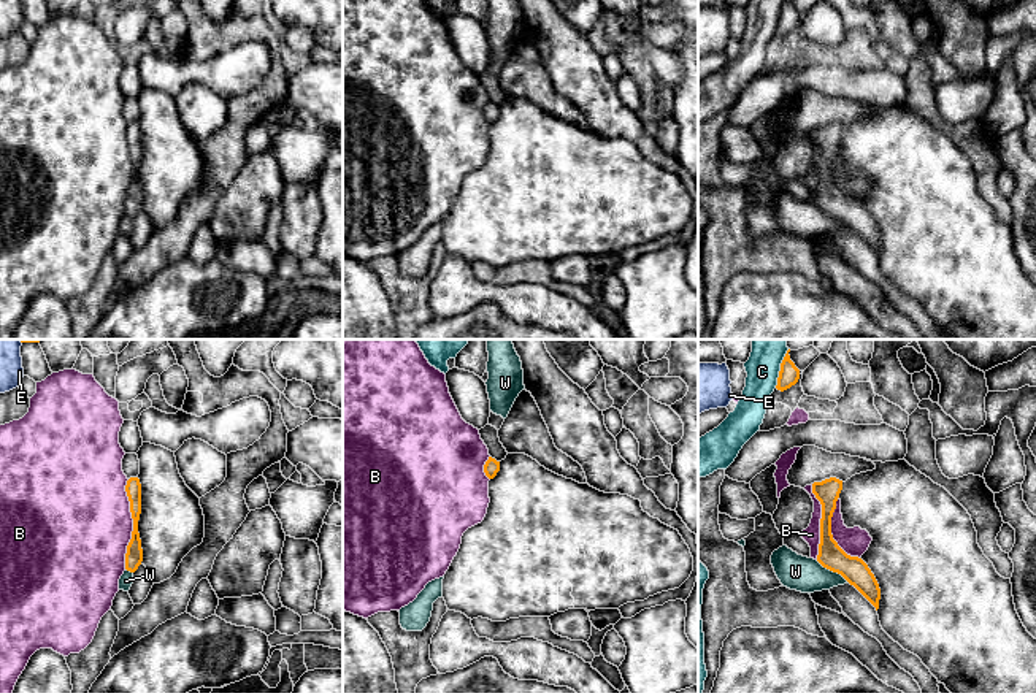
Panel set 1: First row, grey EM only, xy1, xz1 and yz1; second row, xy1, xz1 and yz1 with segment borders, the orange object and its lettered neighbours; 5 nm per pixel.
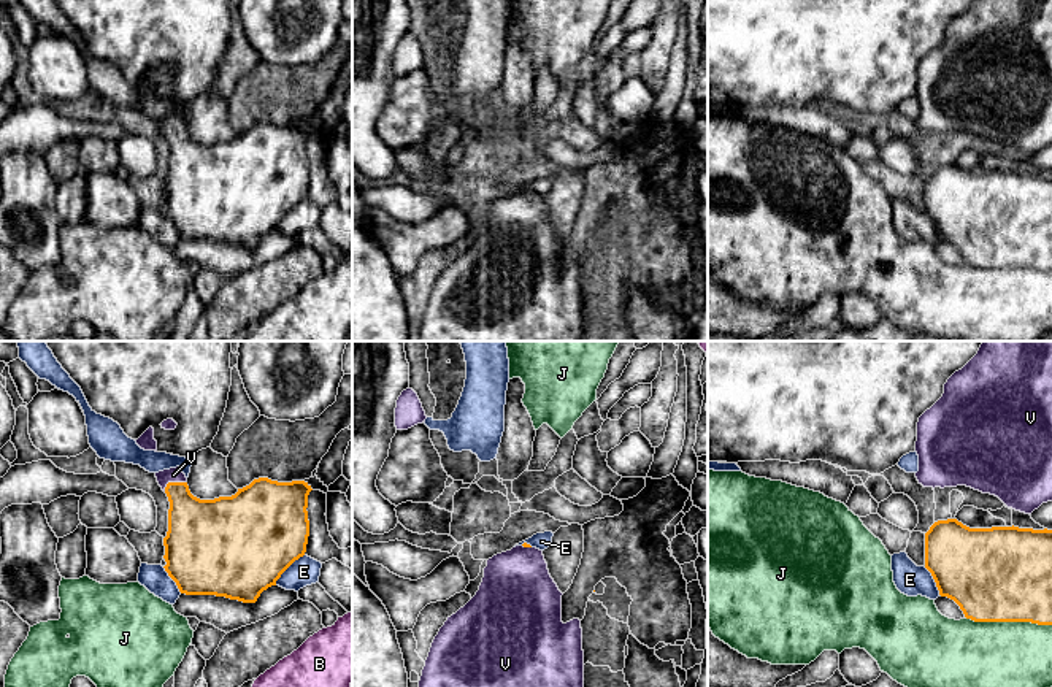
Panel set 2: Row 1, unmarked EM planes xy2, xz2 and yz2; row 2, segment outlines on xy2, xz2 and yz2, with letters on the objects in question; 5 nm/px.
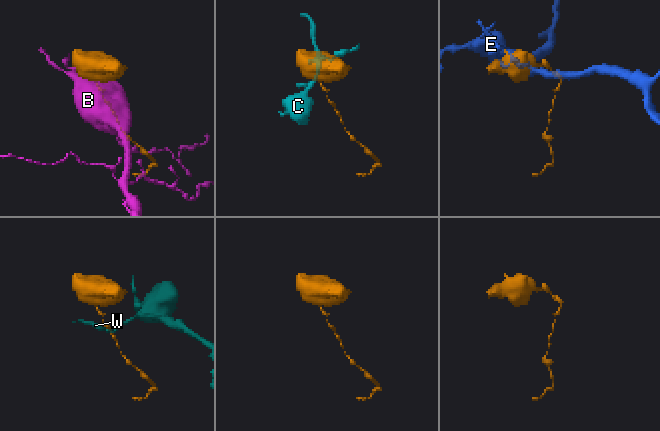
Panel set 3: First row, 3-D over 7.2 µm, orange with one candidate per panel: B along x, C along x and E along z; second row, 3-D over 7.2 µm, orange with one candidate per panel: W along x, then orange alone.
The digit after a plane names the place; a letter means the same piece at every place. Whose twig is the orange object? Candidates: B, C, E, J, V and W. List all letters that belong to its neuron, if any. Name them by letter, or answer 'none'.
V

